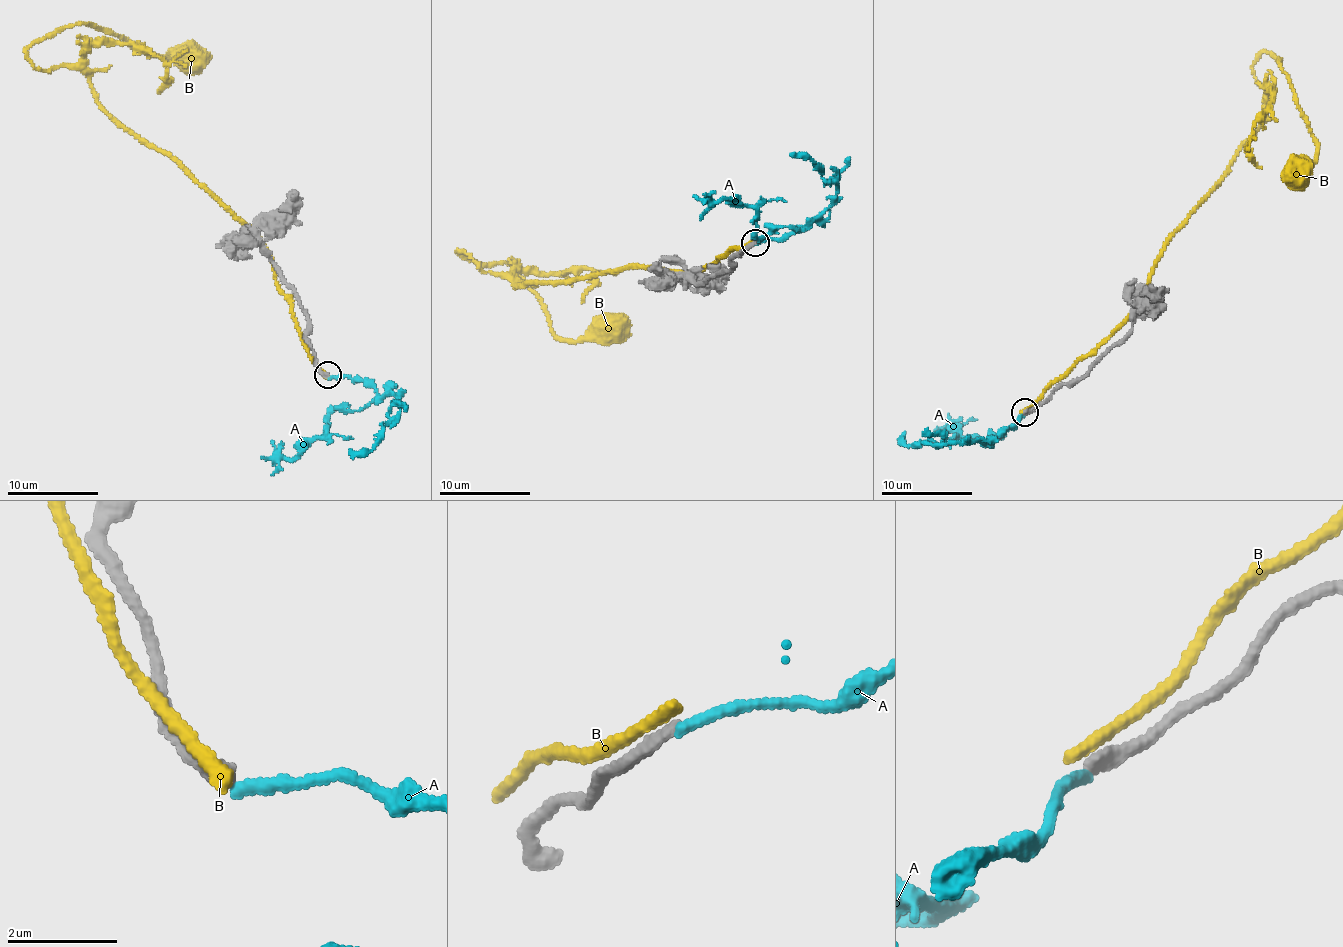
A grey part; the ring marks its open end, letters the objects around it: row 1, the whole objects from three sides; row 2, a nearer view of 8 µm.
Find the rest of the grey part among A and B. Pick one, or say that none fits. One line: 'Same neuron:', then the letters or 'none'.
Same neuron: none

